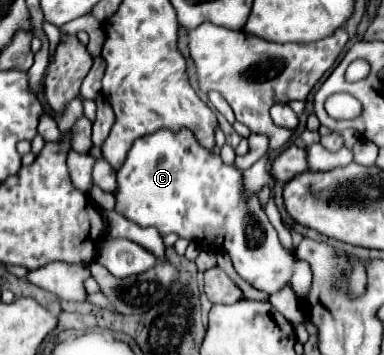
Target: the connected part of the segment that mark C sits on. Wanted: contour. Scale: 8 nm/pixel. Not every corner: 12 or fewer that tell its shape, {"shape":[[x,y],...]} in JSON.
{"shape":[[190,130],[138,138],[116,212],[226,250],[274,294],[310,294],[242,172]]}

